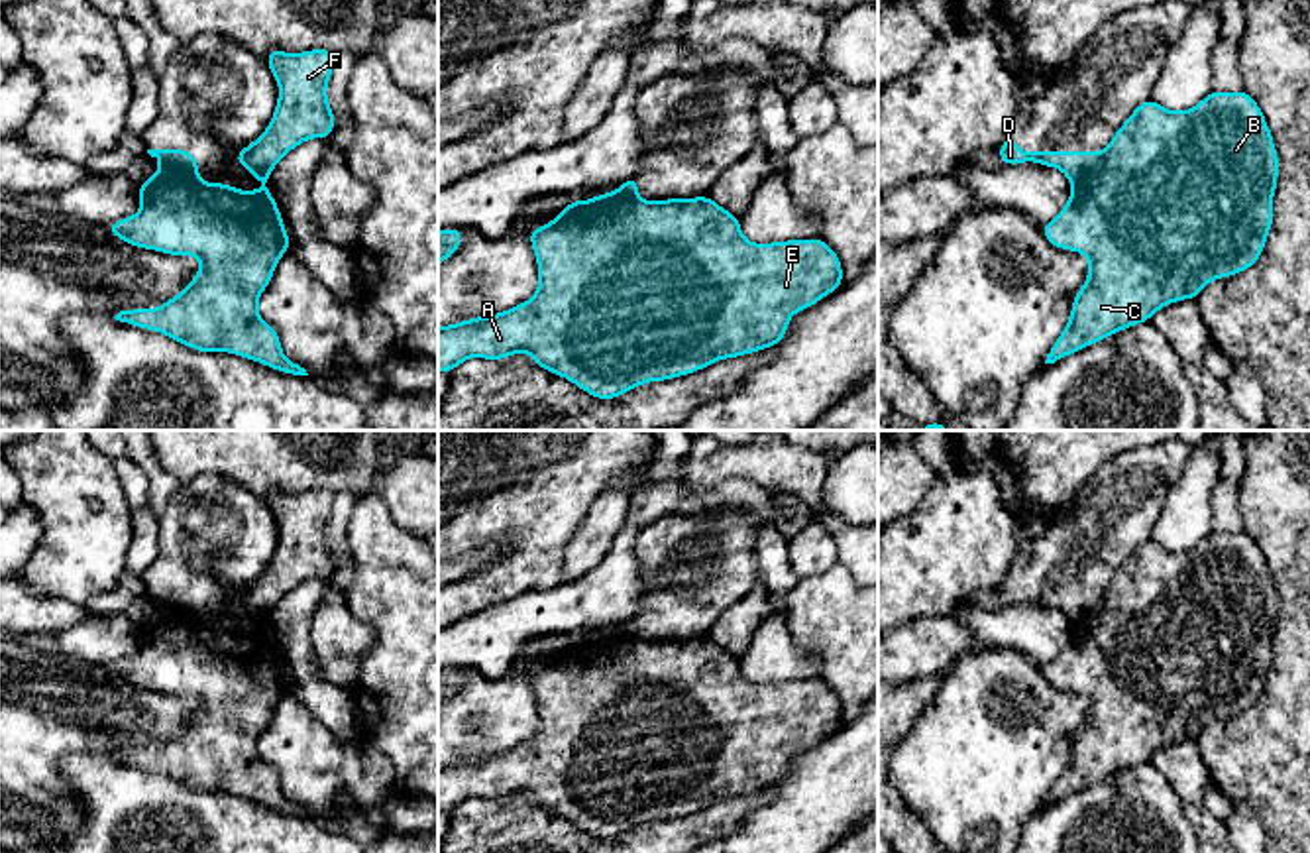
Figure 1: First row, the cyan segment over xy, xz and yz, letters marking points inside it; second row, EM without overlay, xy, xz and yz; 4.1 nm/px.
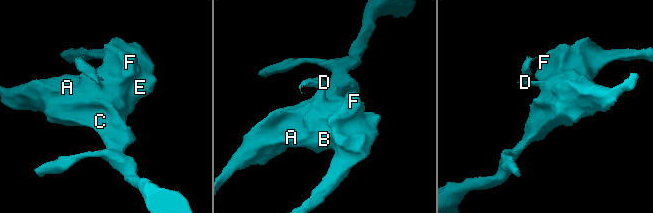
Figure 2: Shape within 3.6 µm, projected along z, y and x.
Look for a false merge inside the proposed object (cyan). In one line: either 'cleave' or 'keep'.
cleave

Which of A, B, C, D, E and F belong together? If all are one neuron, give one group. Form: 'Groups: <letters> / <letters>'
Groups: A B C E F / D

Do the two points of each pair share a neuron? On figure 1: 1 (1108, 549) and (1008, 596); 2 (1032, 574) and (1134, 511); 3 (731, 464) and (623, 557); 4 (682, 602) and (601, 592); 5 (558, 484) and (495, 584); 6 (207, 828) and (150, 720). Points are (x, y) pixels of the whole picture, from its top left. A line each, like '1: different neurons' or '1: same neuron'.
1: same neuron
2: same neuron
3: different neurons
4: different neurons
5: same neuron
6: different neurons

